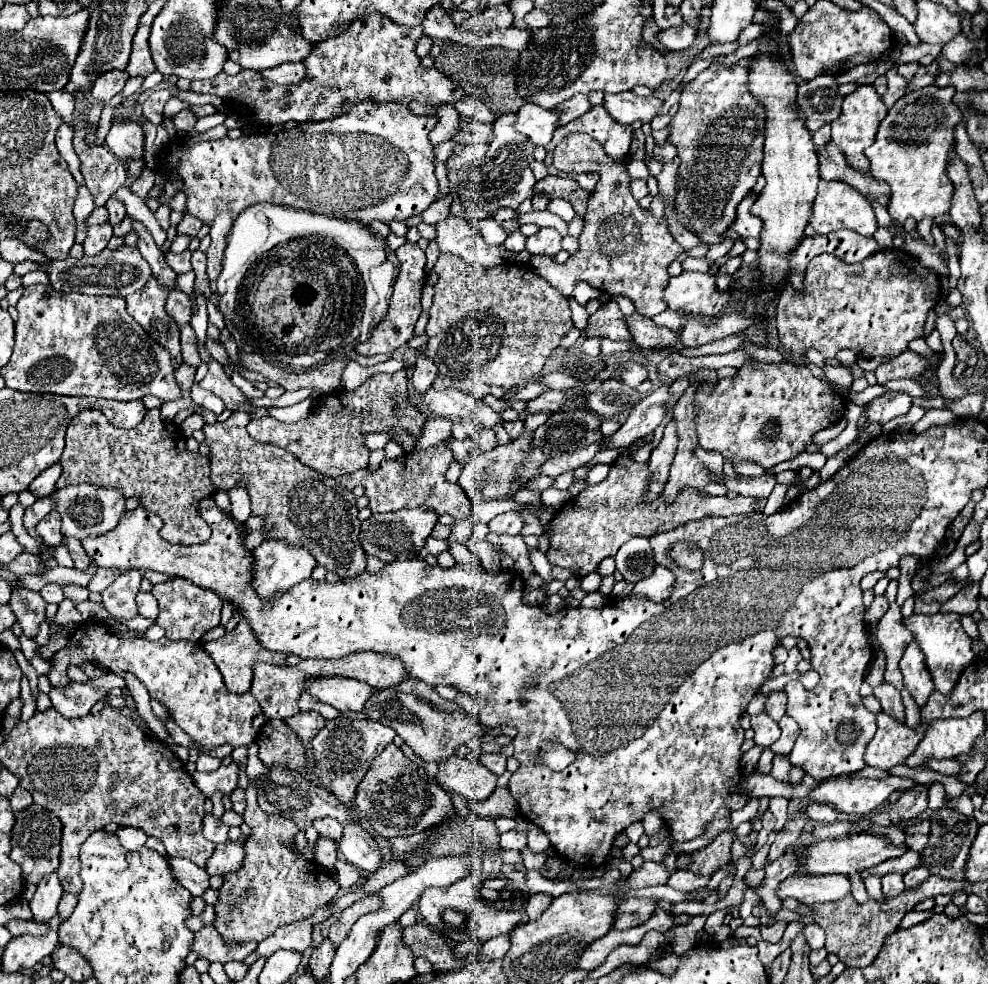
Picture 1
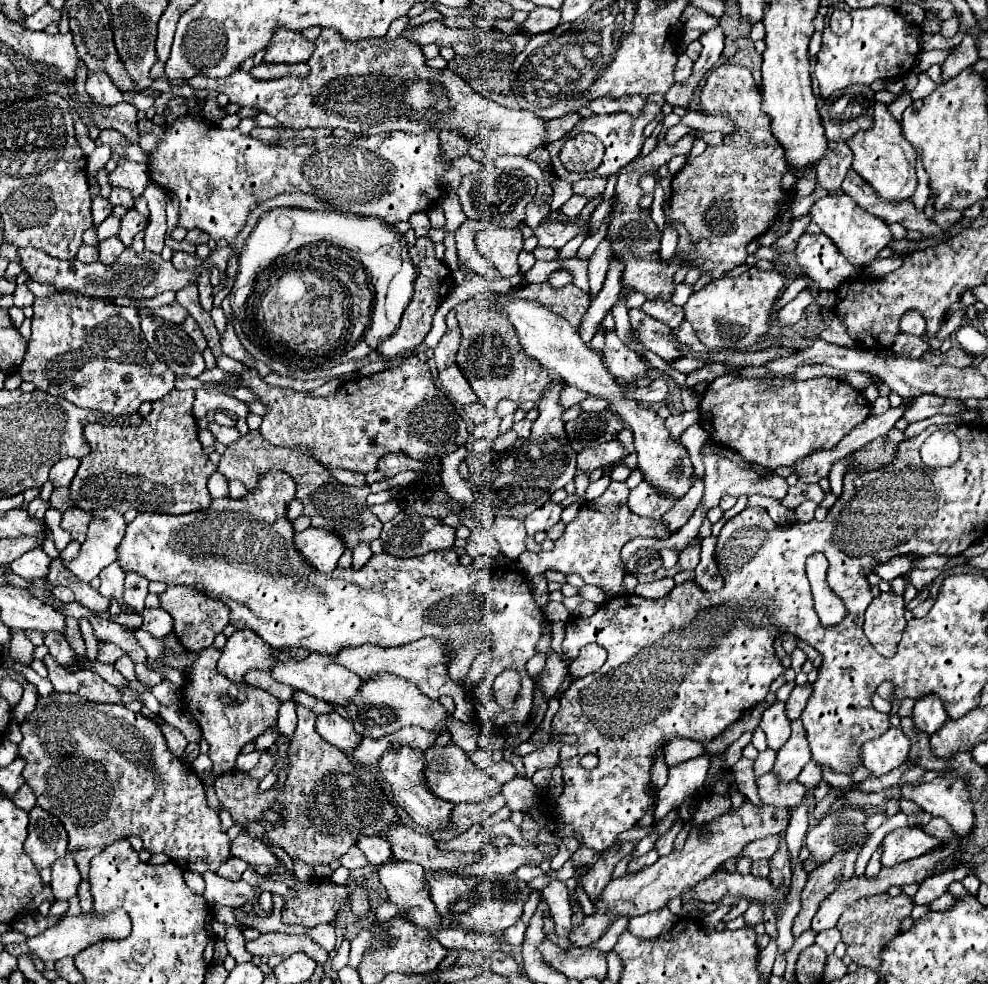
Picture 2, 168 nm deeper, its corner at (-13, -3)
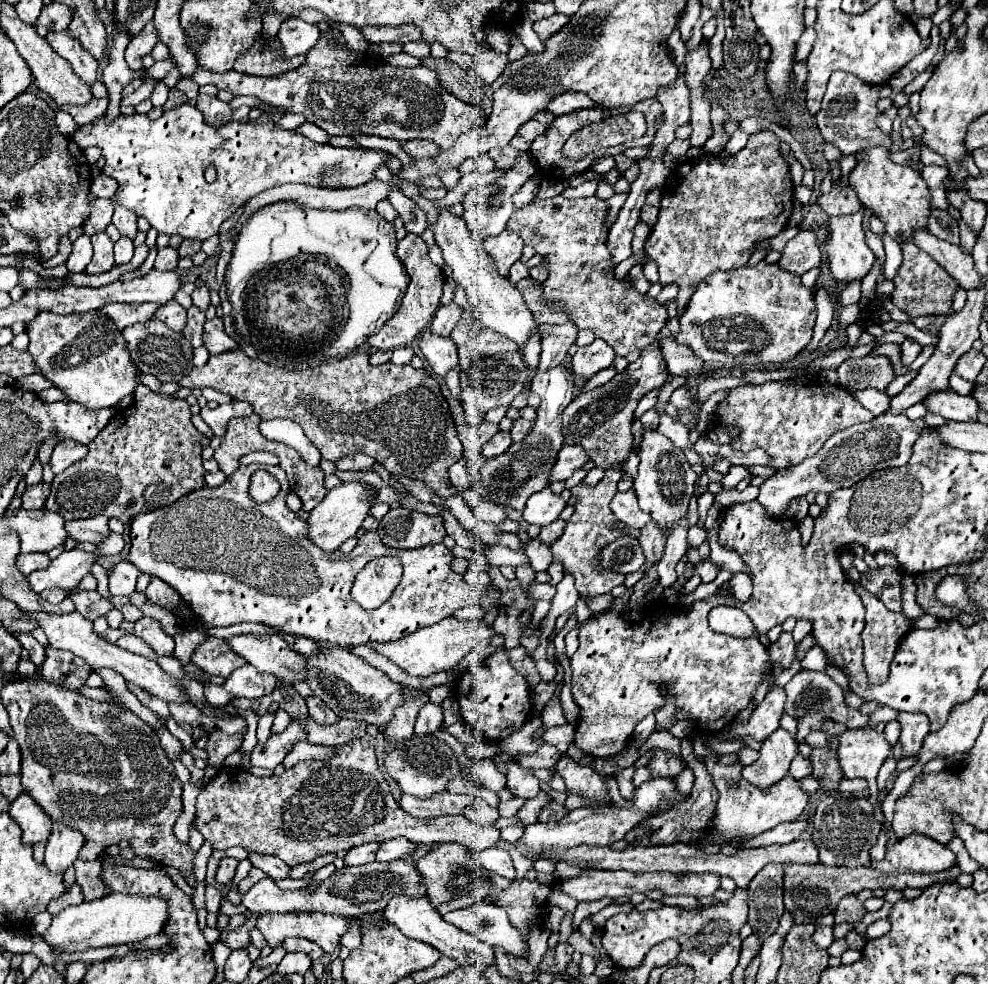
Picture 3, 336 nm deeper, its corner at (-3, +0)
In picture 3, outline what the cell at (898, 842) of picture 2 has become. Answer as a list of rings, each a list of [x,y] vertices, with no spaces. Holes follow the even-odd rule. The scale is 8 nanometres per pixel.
[[[909,835],[895,845],[887,849],[887,855],[881,863],[871,861],[873,869],[879,869],[883,873],[893,871],[911,871],[911,873],[939,873],[945,869],[951,869],[955,865],[955,853],[939,845],[937,841],[931,841],[923,835]]]

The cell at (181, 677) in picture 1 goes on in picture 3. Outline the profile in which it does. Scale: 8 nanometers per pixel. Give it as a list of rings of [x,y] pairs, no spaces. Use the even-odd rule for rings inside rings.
[[[219,729],[211,731],[209,733],[209,743],[207,743],[207,753],[209,753],[209,765],[211,767],[219,767],[223,765],[223,759],[237,751],[241,747],[241,741],[243,741],[243,735],[227,735]]]

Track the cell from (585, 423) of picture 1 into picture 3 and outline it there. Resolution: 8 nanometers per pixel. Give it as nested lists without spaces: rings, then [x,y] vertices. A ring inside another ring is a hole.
[[[653,341],[647,349],[643,349],[641,357],[635,363],[629,363],[629,367],[623,373],[617,373],[609,383],[603,387],[597,387],[593,391],[581,393],[577,399],[573,399],[567,409],[563,411],[563,437],[565,443],[581,445],[589,459],[599,469],[611,469],[621,467],[633,449],[633,413],[641,397],[645,397],[649,391],[659,389],[667,381],[667,365],[663,365],[663,355],[659,349],[659,343]]]

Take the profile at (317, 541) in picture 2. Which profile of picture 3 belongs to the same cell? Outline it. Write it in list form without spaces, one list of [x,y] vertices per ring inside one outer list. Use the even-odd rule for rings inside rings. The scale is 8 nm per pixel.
[[[349,481],[327,493],[321,505],[311,511],[309,517],[309,539],[327,551],[337,551],[349,537],[357,533],[363,519],[369,515],[369,509],[375,505],[377,493],[369,493],[369,483],[365,481]]]

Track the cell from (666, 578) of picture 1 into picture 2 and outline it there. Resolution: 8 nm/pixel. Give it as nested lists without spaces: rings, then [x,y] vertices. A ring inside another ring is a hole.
[[[693,542],[693,544],[695,544],[695,546],[685,548],[685,550],[681,552],[679,560],[677,560],[677,564],[681,566],[681,570],[685,570],[685,572],[693,572],[695,566],[697,566],[697,562],[699,562],[699,542]]]

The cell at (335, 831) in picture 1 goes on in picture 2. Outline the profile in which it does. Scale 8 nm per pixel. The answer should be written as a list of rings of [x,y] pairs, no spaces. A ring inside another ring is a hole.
[[[361,836],[361,840],[357,840],[357,848],[361,848],[361,852],[369,860],[369,864],[375,864],[375,866],[389,860],[389,856],[391,856],[389,844],[375,836]]]

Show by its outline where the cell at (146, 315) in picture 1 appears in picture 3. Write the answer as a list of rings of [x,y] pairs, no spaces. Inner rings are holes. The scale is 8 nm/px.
[[[151,319],[145,323],[135,323],[123,331],[123,337],[127,341],[131,361],[135,361],[137,369],[141,373],[155,375],[161,383],[181,381],[181,377],[191,373],[191,369],[193,369],[193,347],[191,347],[191,343],[181,333],[167,329],[167,325],[163,325],[161,321]]]

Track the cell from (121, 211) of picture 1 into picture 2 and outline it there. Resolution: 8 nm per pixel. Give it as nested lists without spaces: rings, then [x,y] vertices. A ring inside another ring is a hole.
[[[125,188],[111,192],[109,202],[111,202],[111,204],[119,204],[119,206],[123,206],[123,208],[133,208],[133,206],[135,206],[135,204],[133,204],[133,194],[127,192]]]

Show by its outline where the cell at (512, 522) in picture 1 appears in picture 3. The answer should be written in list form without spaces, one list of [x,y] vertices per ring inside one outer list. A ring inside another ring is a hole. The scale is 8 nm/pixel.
[[[547,487],[539,493],[533,493],[533,497],[527,501],[527,505],[523,509],[523,519],[527,523],[545,527],[559,517],[559,513],[565,509],[565,505],[567,503]]]

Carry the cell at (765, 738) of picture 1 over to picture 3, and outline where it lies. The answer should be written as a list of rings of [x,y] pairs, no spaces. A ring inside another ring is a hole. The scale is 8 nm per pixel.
[[[771,685],[769,693],[757,705],[749,723],[745,725],[745,735],[755,737],[757,741],[765,741],[767,735],[771,735],[779,727],[783,715],[783,703],[785,703],[785,689]]]

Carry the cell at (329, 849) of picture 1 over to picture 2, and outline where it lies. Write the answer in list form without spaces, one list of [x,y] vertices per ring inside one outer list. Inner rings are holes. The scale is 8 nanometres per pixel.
[[[349,848],[349,852],[345,856],[341,856],[341,866],[345,866],[347,870],[355,870],[355,868],[361,868],[361,866],[367,866],[367,860],[365,856],[361,854],[359,848]]]

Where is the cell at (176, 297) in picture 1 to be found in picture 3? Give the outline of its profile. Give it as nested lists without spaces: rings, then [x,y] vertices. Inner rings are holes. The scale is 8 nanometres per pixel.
[[[111,303],[111,305],[103,305],[99,309],[101,315],[105,315],[107,319],[111,319],[115,323],[115,327],[119,327],[119,331],[123,331],[129,325],[141,323],[141,321],[149,321],[159,305],[135,305],[135,303]]]

